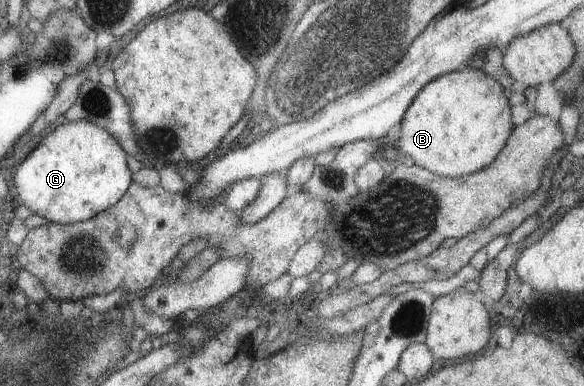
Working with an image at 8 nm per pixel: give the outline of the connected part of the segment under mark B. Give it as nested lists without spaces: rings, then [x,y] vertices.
[[[467,65],[428,81],[407,106],[400,121],[400,131],[399,140],[390,147],[392,155],[425,167],[439,177],[461,177],[487,167],[496,158],[507,143],[513,124],[501,85],[481,69],[471,69]]]

